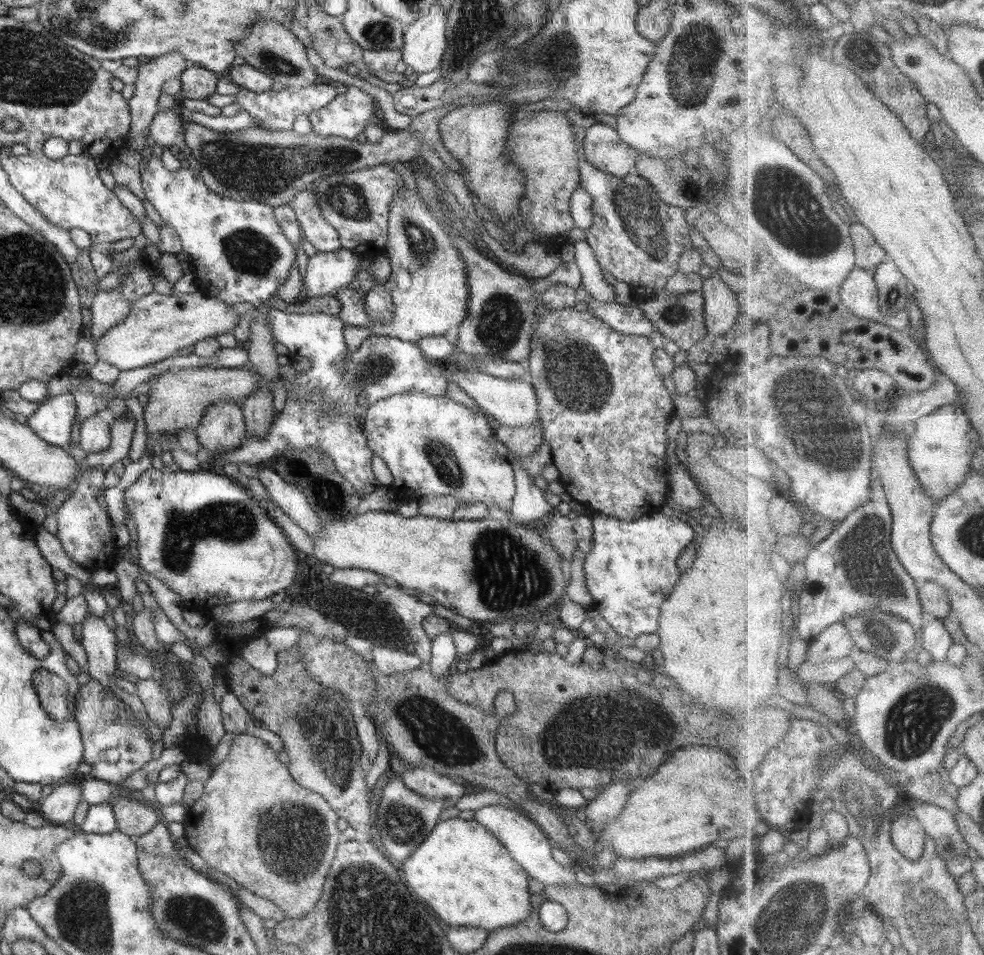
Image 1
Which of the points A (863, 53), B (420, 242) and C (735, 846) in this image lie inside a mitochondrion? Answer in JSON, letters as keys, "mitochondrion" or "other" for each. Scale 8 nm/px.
{"A":"mitochondrion","B":"mitochondrion","C":"other"}

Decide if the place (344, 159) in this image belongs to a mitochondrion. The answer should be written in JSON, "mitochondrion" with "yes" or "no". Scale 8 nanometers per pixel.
{"mitochondrion":"yes"}

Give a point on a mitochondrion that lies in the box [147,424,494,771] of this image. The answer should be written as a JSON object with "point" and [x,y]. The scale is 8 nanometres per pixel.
{"point":[231,521]}

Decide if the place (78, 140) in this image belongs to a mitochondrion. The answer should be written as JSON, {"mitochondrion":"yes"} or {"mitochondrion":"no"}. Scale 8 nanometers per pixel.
{"mitochondrion":"no"}

